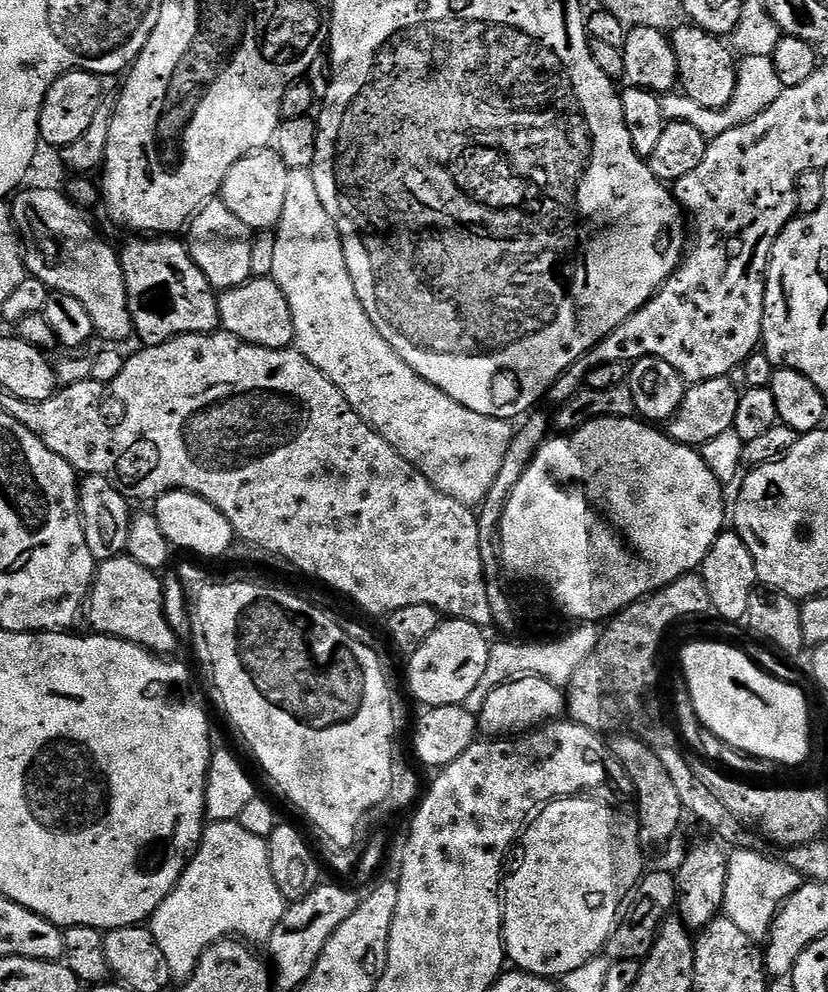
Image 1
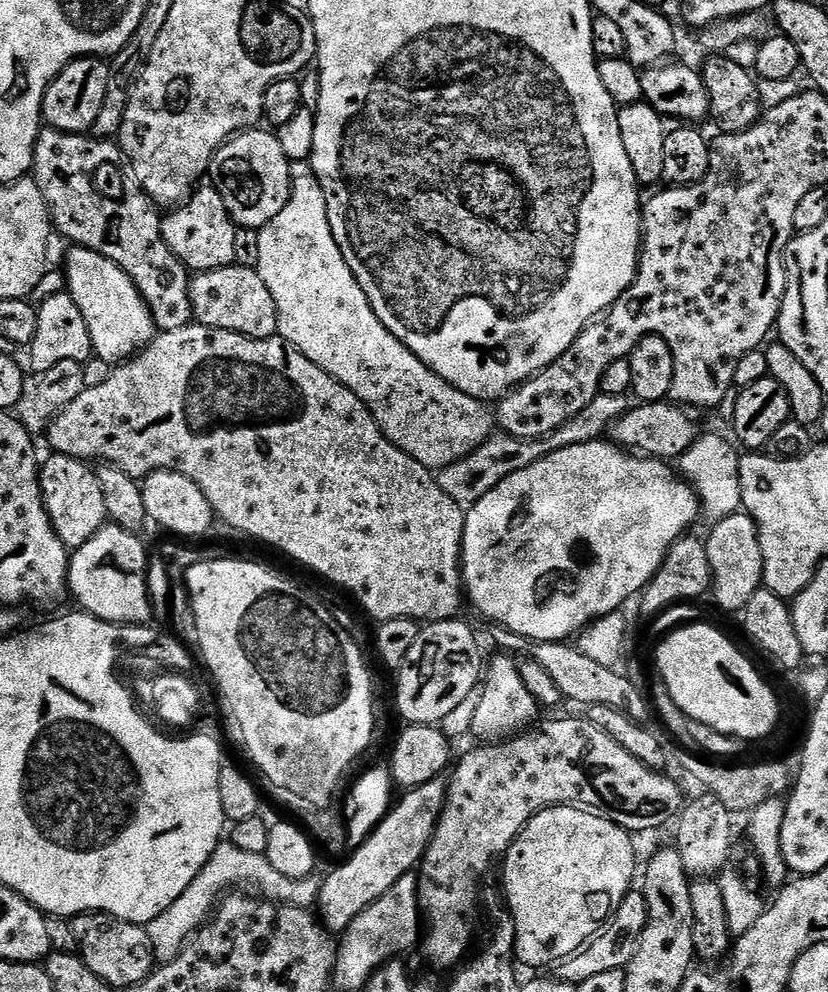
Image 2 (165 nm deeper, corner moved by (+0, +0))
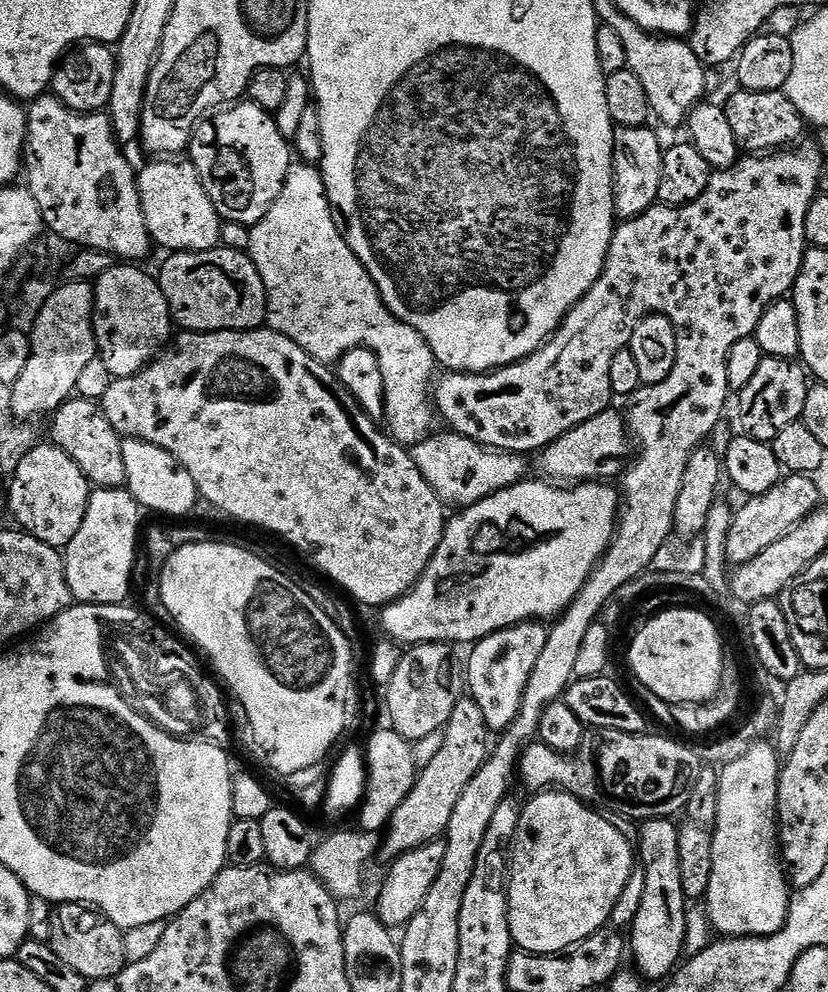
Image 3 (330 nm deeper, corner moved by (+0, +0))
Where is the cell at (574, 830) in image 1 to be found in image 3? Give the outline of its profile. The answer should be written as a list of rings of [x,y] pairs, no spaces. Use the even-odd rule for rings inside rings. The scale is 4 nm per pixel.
[[[540,790],[533,796],[536,797],[529,804],[525,803],[520,809],[518,834],[512,843],[510,875],[508,878],[508,921],[510,922],[512,943],[519,951],[533,952],[543,956],[555,956],[556,953],[564,952],[572,945],[590,938],[590,934],[599,932],[611,921],[614,902],[618,902],[622,890],[626,890],[626,882],[630,878],[634,867],[634,848],[629,840],[610,824],[607,815],[601,814],[595,807],[585,804],[577,796],[572,796],[563,790]]]

